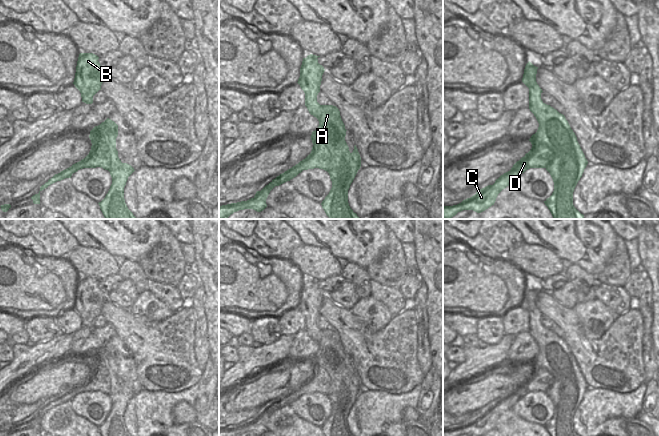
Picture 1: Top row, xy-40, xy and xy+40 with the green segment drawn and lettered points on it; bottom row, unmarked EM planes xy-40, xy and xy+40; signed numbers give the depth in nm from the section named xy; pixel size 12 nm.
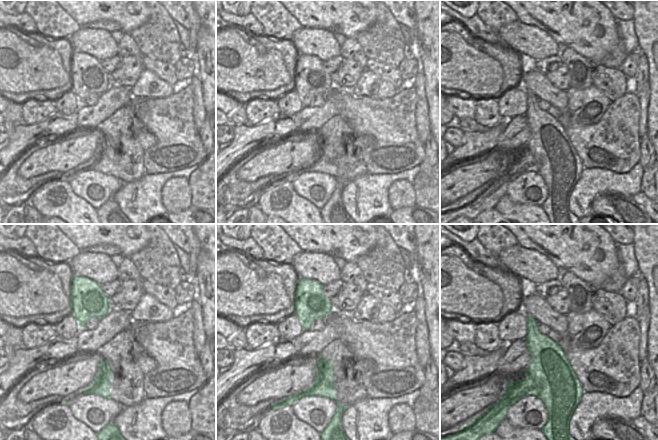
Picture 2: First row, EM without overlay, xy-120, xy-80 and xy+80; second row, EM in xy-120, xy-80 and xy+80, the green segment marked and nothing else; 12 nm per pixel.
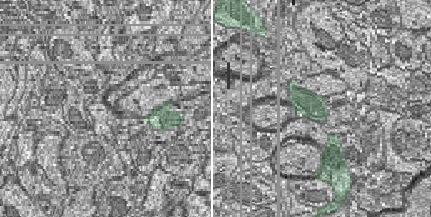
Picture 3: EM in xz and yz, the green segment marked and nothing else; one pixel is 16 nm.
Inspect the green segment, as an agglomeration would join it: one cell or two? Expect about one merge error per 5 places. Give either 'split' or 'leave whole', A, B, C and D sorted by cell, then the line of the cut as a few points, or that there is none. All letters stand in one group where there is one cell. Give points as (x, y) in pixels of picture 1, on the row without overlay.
split; A B / C D; cut in xy along (313, 367), (323, 367), (325, 369), (324, 388), (328, 395)

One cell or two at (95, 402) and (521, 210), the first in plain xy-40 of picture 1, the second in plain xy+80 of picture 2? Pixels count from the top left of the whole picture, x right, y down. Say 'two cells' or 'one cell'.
two cells

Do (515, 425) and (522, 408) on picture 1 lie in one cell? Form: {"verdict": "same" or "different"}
{"verdict": "different"}

